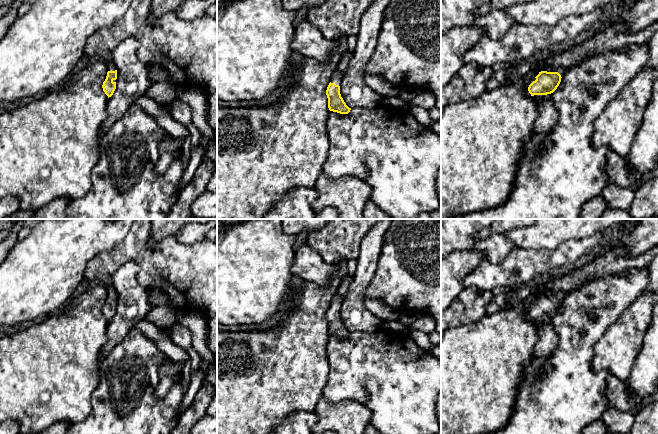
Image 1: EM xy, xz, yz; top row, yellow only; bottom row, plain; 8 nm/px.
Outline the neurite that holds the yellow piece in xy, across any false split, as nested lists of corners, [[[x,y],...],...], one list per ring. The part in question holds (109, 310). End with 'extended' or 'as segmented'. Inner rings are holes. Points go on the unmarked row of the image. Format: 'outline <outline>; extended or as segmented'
outline [[[109,284],[107,287],[107,300],[103,306],[102,312],[105,318],[111,321],[116,313],[116,303],[117,303],[117,293],[112,284]]]; extended

